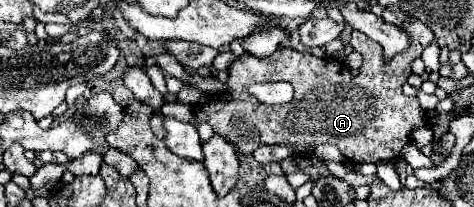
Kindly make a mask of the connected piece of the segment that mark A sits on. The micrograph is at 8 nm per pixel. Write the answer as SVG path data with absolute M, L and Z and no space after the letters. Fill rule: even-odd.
M410 21L400 27L402 31L408 33L408 49L404 53L398 53L392 59L386 59L380 45L372 39L368 39L360 31L352 31L350 44L362 53L364 63L358 71L358 75L352 75L344 65L340 65L336 59L320 59L310 53L298 53L290 47L278 47L270 57L254 57L244 53L240 59L232 63L228 69L228 81L226 81L226 93L220 99L208 99L204 105L194 107L194 119L192 125L208 123L212 125L214 133L218 133L224 141L236 147L236 151L250 155L254 153L260 145L290 145L296 153L308 155L314 153L316 145L332 143L340 149L340 153L354 161L354 163L378 163L378 161L394 161L402 147L408 145L408 135L412 133L414 127L426 125L426 119L422 115L422 109L418 105L416 97L406 97L402 93L402 85L406 83L410 75L410 63L420 57L430 41L434 39L434 33L428 25L422 21ZM266 81L288 81L294 85L294 99L288 105L262 105L256 97L248 95L248 85L252 83L266 83Z

